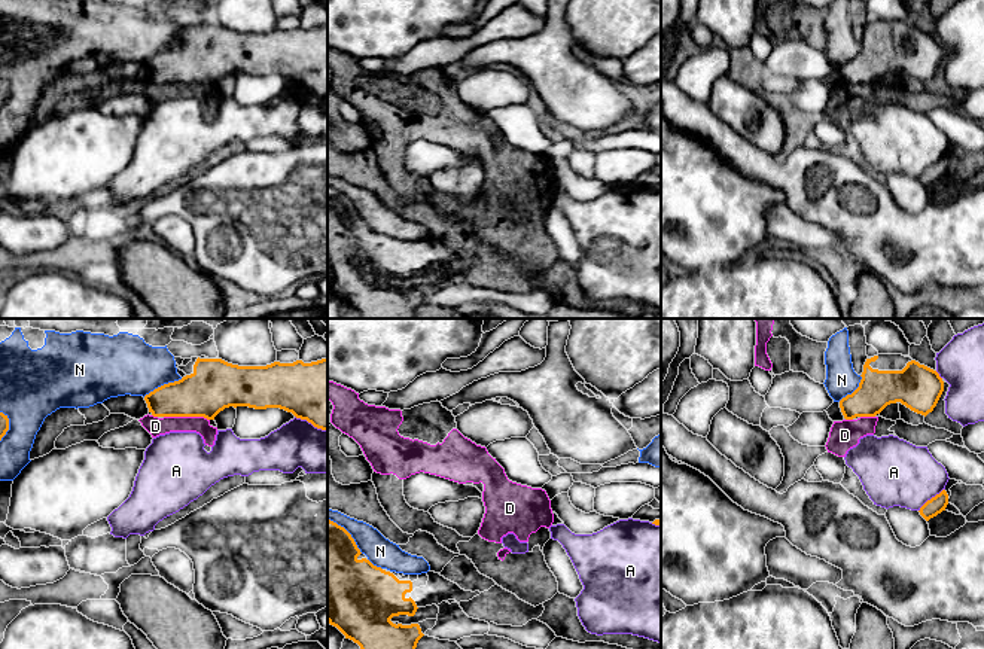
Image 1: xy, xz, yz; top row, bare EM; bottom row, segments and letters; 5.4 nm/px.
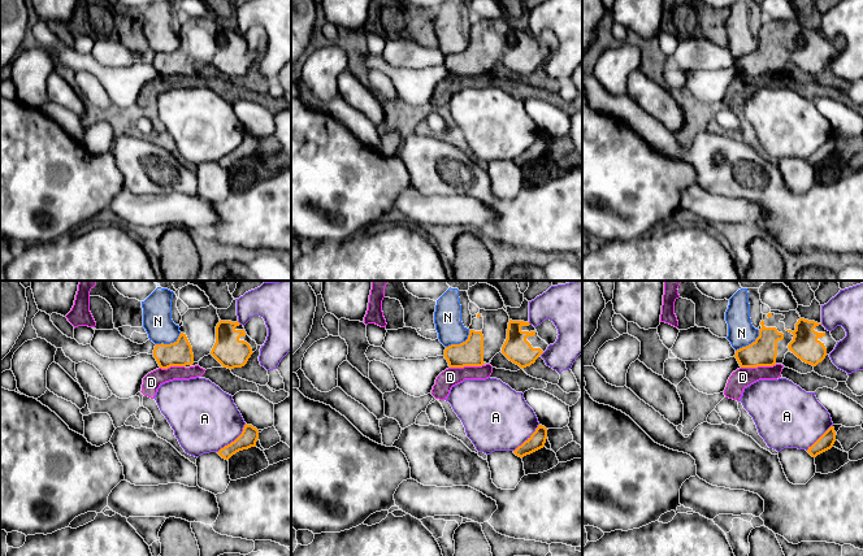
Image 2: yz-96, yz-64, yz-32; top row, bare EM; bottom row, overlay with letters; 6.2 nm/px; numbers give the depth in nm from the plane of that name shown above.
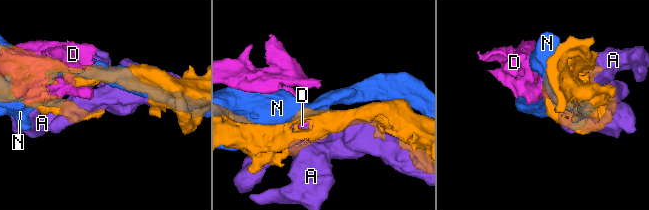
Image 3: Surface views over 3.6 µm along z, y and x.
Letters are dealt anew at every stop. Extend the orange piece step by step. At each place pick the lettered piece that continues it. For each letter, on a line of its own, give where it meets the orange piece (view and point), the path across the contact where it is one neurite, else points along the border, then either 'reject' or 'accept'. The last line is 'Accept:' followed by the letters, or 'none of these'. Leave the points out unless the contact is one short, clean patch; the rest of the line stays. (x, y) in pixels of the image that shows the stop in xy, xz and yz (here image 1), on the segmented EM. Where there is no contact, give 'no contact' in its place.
A: contact yz (932, 497); reject
D: contact xy (186, 416); border xy (164, 416), (203, 416), (209, 420); reject
N: contact xy (164, 384); reject
Accept: none of these

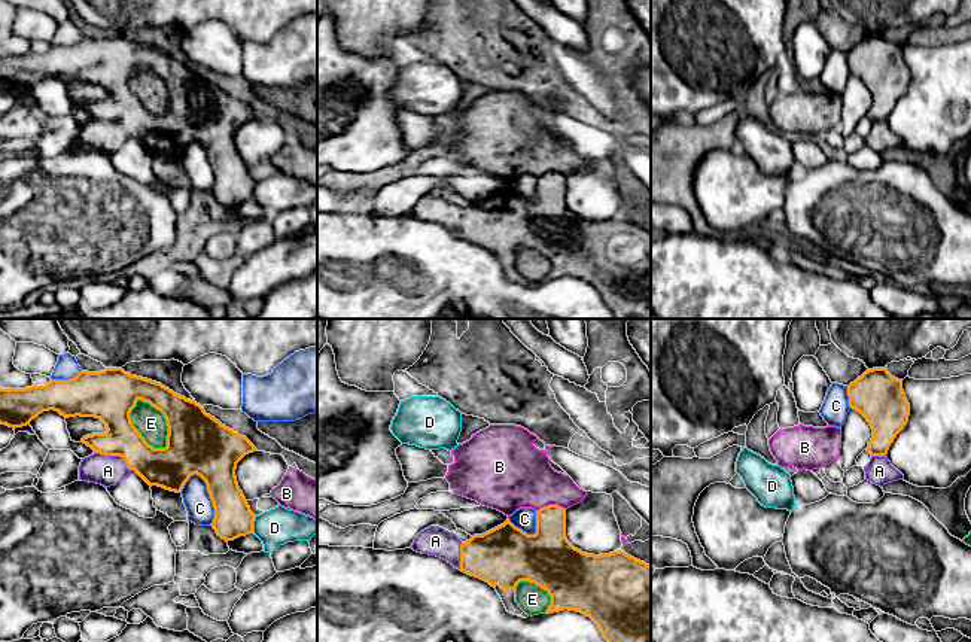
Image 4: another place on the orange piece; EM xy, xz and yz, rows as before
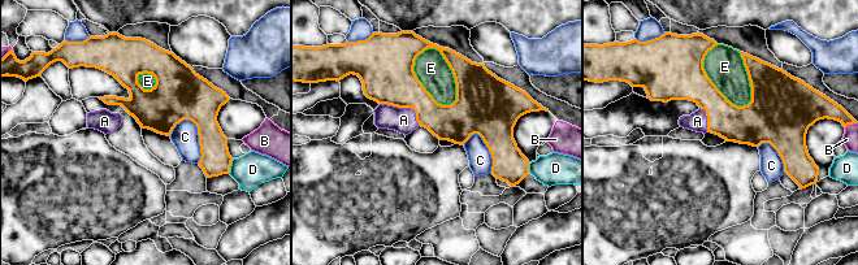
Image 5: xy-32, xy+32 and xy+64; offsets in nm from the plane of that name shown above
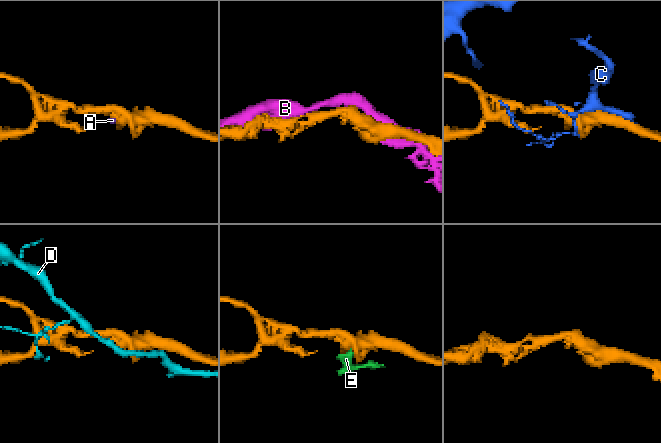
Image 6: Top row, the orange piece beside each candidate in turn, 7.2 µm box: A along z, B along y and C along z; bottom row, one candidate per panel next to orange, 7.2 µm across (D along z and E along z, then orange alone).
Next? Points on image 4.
A: contact xy (115, 455); way xy (158, 466), (137, 455), (115, 455), (107, 471); accept
B: contact xz (550, 505); reject
C: contact xy (210, 498); reject
D: contact xy (252, 523); reject
E: contact xy (166, 419); reject
Accept: A

